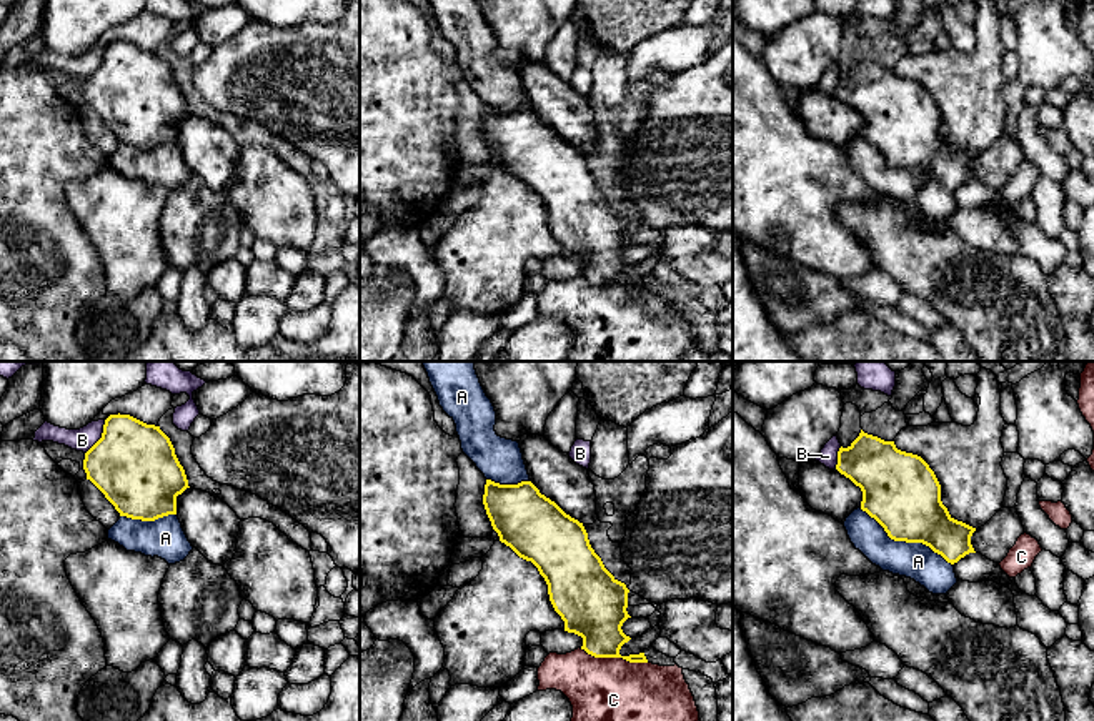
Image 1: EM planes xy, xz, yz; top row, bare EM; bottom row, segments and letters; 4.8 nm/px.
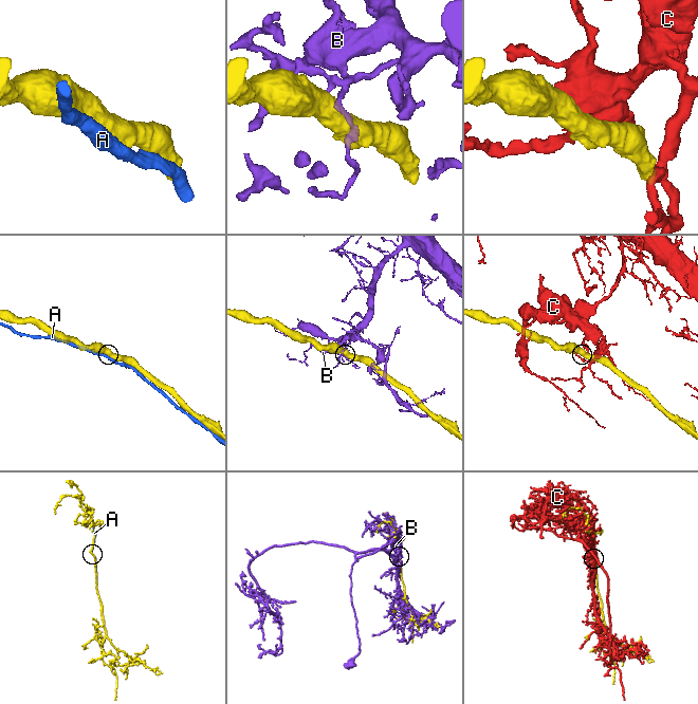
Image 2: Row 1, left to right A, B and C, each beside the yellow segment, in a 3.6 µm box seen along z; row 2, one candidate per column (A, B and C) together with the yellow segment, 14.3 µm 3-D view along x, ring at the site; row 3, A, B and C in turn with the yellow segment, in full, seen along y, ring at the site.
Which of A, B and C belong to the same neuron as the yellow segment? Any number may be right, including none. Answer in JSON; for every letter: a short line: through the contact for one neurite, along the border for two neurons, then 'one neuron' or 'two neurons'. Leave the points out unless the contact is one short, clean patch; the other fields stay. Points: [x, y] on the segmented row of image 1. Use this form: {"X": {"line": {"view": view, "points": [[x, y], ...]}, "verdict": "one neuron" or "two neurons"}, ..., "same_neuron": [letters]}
{"A": {"verdict": "one neuron"}, "B": {"verdict": "two neurons"}, "C": {"verdict": "two neurons"}, "same_neuron": ["A"]}

